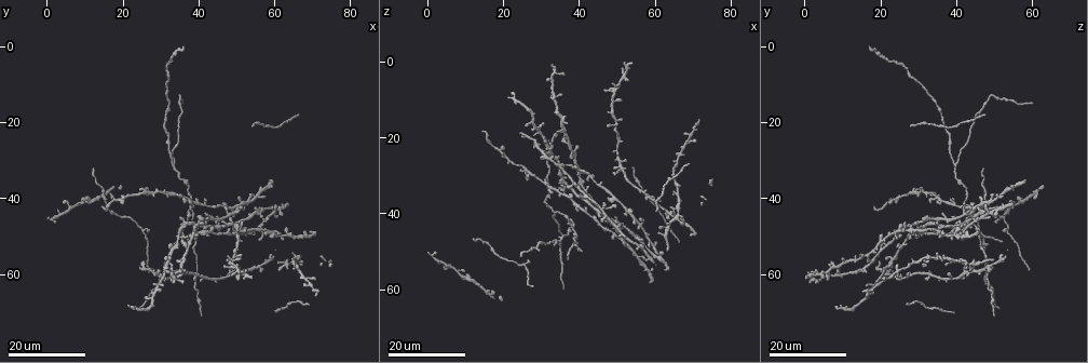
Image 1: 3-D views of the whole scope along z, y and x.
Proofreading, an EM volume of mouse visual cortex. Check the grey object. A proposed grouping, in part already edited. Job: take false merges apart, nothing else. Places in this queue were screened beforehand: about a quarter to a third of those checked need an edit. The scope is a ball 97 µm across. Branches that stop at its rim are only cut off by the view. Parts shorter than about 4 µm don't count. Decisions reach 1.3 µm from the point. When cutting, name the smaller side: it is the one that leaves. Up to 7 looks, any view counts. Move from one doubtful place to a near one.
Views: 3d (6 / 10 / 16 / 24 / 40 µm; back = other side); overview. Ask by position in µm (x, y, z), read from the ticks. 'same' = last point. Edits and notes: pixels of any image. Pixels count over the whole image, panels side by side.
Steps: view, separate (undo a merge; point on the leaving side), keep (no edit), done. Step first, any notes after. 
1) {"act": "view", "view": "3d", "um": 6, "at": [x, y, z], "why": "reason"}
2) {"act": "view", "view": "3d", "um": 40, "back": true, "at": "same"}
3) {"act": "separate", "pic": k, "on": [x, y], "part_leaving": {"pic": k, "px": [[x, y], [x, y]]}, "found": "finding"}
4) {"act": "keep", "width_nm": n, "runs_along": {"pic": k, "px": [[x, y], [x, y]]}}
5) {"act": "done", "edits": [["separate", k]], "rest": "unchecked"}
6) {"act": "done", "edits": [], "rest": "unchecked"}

{"act": "view", "view": "3d", "um": 16, "at": [67.0, 60.0, 24.5], "why": "four or more arms meet"}

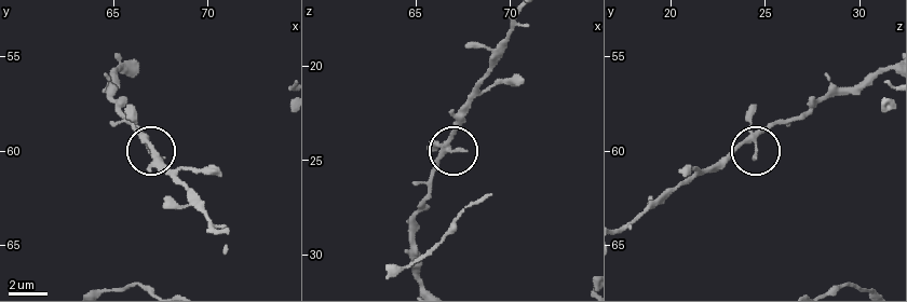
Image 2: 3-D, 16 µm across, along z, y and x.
{"act": "view", "view": "3d", "um": 6, "at": [66.6, 59.4, 24.3]}

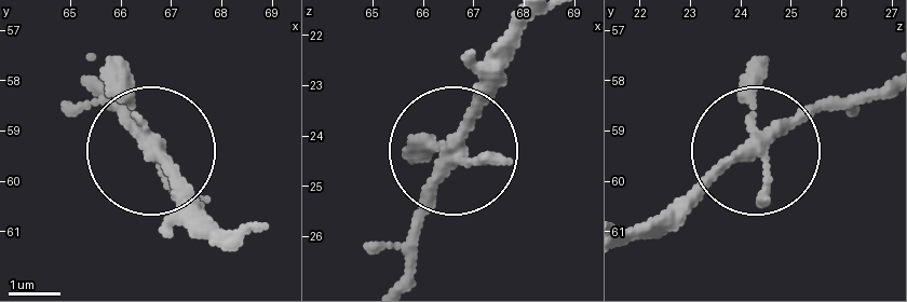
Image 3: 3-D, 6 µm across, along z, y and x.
{"act": "view", "view": "3d", "um": 6, "back": true, "at": [66.65, 59.45, 24.30], "why": "from behind"}

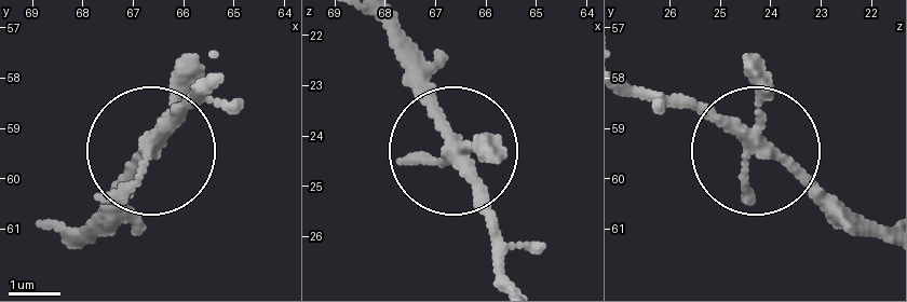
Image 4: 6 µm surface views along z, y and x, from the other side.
{"act": "keep", "width_nm": 230, "runs_along": {"pic": 4, "px": [[500, 280], [479, 177], [410, 53]]}, "found": "all the same neuron"}

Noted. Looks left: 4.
{"act": "view", "view": "3d", "um": 24, "at": [50.0, 51.0, 20.5], "why": "three arms meet"}

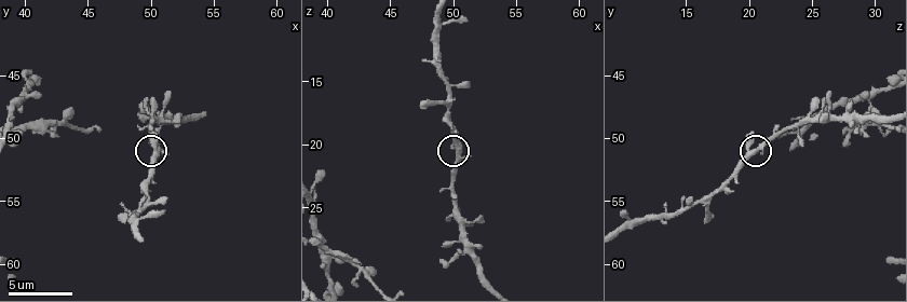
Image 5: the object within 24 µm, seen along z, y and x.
{"act": "view", "view": "3d", "um": 10, "at": [50.4, 50.6, 21.0], "why": "zoom in"}

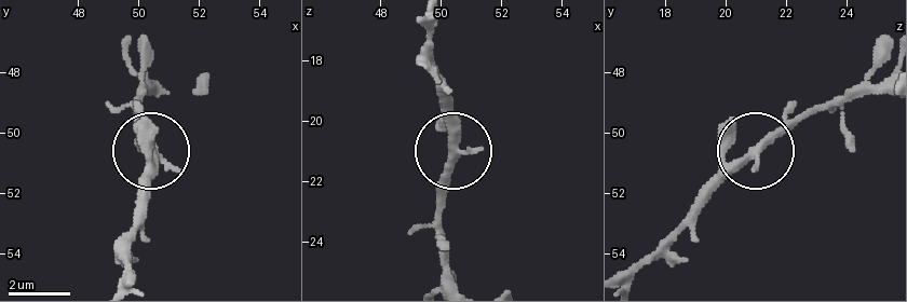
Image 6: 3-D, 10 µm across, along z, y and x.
{"act": "keep", "arms": 3, "found": "one neuron here"}

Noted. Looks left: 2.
{"act": "view", "view": "3d", "um": 16, "at": [41.5, 41.5, 40.0], "why": "side arm on a straight run"}

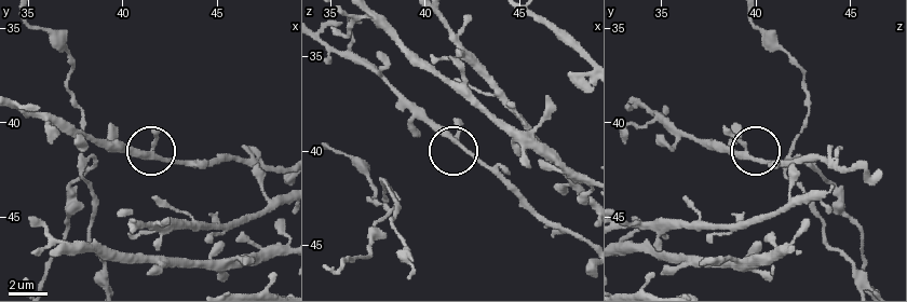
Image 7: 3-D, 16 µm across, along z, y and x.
{"act": "view", "view": "3d", "um": 10, "at": [41.5, 41.8, 39.3]}

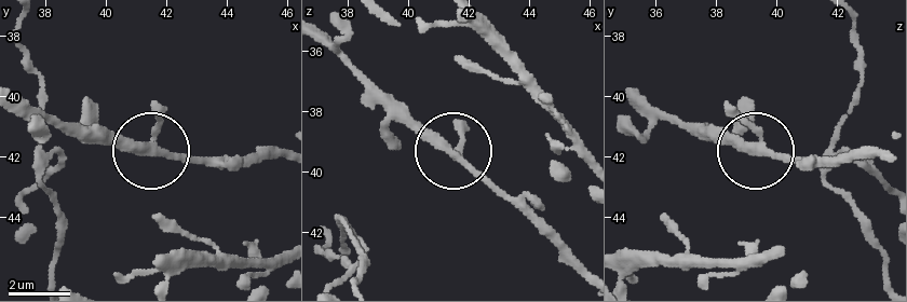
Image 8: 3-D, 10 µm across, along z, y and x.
{"act": "keep", "runs_along": {"pic": 8, "px": [[282, 156], [165, 156], [98, 140]]}, "found": "one neuron here"}

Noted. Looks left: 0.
{"act": "done", "edits": [], "rest": "unchecked"}

